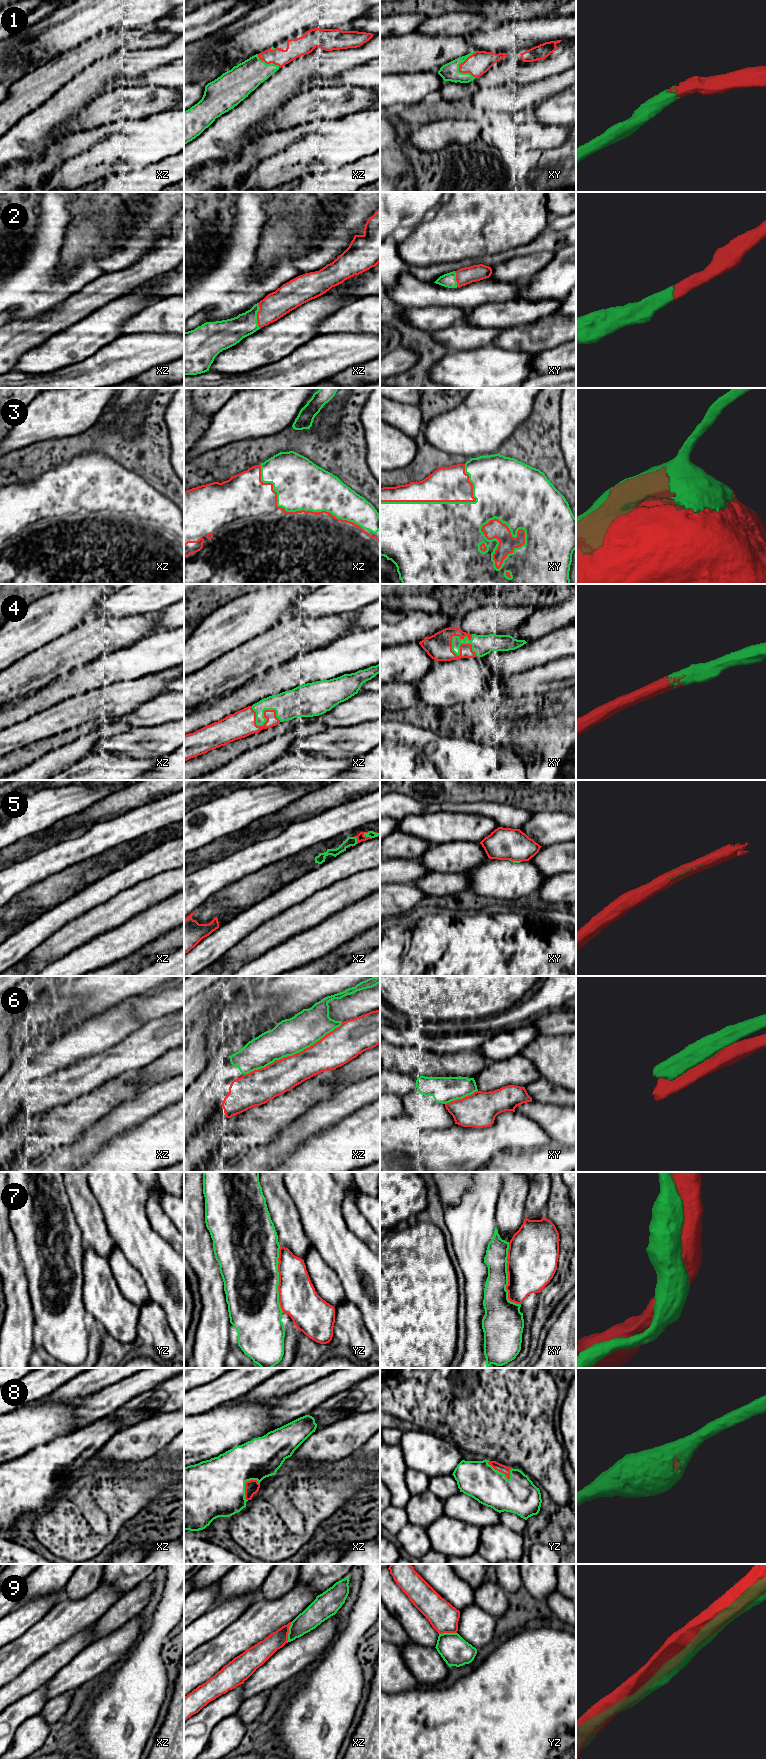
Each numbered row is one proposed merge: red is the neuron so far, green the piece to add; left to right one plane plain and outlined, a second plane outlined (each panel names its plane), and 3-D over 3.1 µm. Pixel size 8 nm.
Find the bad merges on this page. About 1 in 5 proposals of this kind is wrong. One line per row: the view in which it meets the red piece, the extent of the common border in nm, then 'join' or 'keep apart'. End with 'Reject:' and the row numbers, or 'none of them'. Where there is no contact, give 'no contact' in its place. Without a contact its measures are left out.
1: meets red in xy; contact 220 nm long; join
2: meets red in xz; contact 200 nm long; join
3: meets red in xy; contact 420 nm long; join
4: meets red in xy; contact 260 nm long; join
5: meets red in xz; contact 70 nm long; keep apart
6: meets red in xz; contact 900 nm long; keep apart
7: meets red in xy; contact 500 nm long; keep apart
8: meets red in yz; contact 240 nm long; join
9: meets red in xz; contact 170 nm long; keep apart
Reject: 5, 6, 7, 9

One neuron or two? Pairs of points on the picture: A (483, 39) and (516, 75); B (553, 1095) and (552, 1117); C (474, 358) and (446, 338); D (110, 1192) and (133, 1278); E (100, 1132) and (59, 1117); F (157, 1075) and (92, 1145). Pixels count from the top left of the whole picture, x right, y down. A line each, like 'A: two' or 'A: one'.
A: two
B: two
C: two
D: two
E: two
F: two

